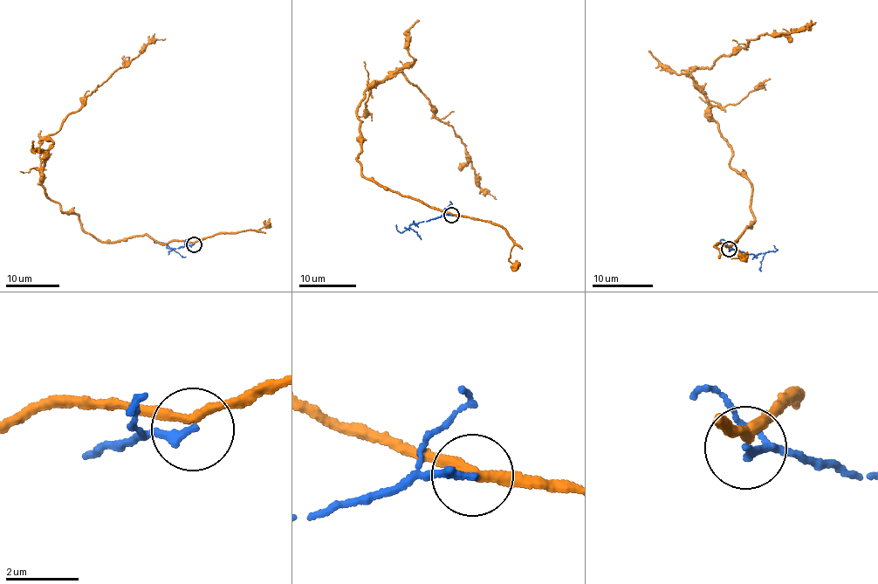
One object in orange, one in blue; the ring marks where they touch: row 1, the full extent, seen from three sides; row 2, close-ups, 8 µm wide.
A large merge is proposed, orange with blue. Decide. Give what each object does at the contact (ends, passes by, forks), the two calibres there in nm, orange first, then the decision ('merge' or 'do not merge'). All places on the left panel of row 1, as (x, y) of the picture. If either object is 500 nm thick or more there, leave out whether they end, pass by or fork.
orange passes by | blue ends | 240/240 nm | do not merge

